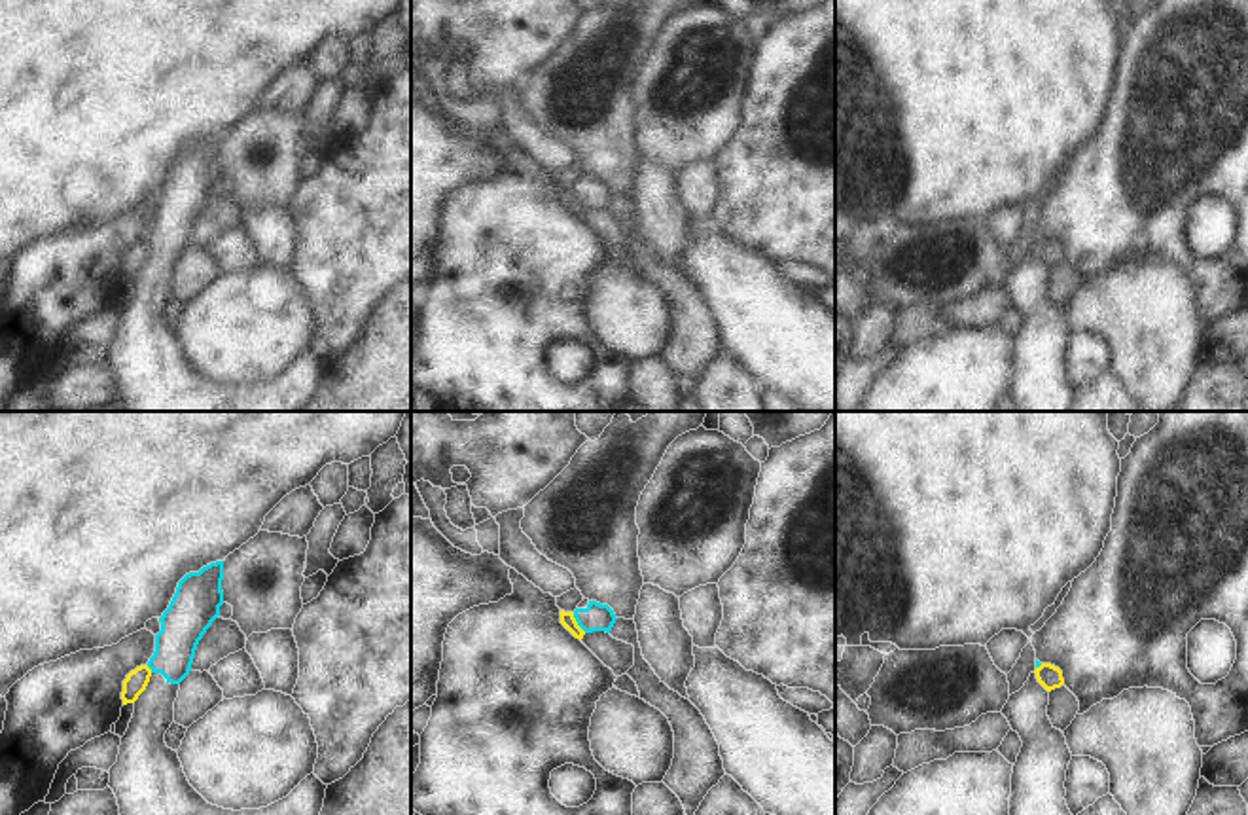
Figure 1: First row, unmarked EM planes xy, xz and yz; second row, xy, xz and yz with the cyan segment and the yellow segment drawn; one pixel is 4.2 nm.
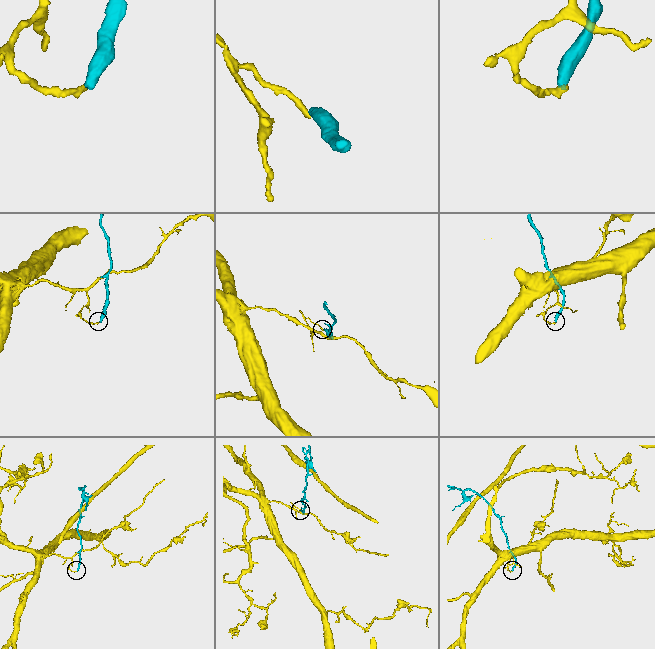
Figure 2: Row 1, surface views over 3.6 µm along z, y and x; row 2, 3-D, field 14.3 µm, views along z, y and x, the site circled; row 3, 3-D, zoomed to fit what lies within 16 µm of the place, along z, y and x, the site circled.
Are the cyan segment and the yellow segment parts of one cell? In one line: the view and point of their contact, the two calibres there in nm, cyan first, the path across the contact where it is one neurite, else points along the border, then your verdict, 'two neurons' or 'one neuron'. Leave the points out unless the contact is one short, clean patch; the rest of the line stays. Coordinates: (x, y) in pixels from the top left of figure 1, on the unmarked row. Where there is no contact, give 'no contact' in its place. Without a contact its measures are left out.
xz (576, 196) | 120/60 nm | along xz (572, 188), (586, 207) | two neurons

